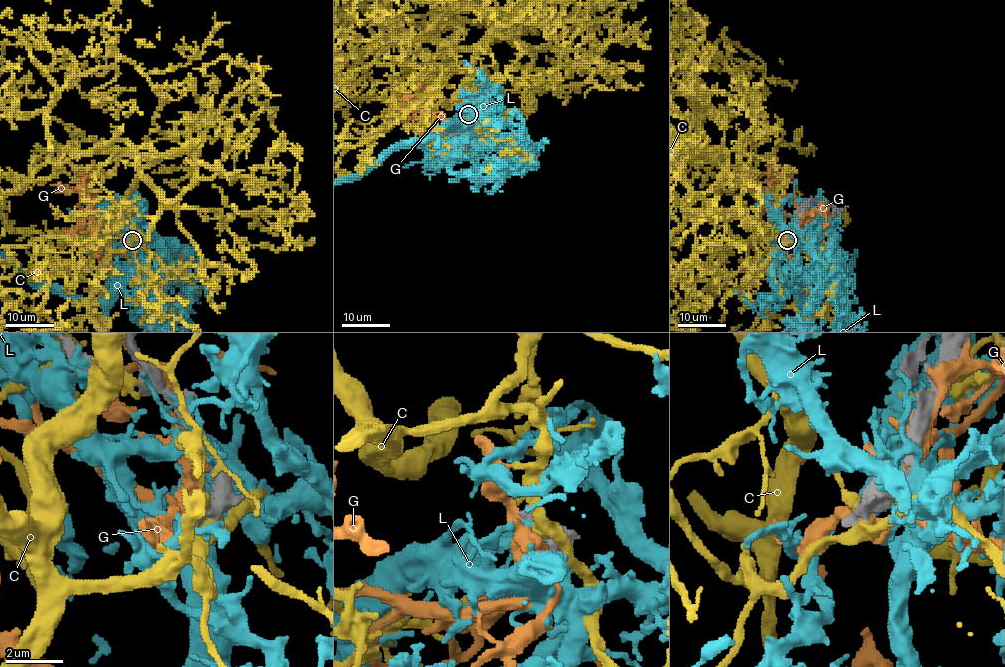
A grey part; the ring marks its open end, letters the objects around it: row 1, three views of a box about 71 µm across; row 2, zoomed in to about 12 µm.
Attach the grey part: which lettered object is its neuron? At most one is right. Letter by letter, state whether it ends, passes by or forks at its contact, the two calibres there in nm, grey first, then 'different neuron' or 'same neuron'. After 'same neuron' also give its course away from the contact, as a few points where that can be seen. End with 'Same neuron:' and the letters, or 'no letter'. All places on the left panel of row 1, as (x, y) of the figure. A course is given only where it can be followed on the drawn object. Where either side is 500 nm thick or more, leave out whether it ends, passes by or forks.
C: calibres 600 and 400 nm; different neuron
G: it forks; calibres 400 and 360 nm; different neuron
L: it ends; calibres 460 and 240 nm; different neuron
Same neuron: no letter

